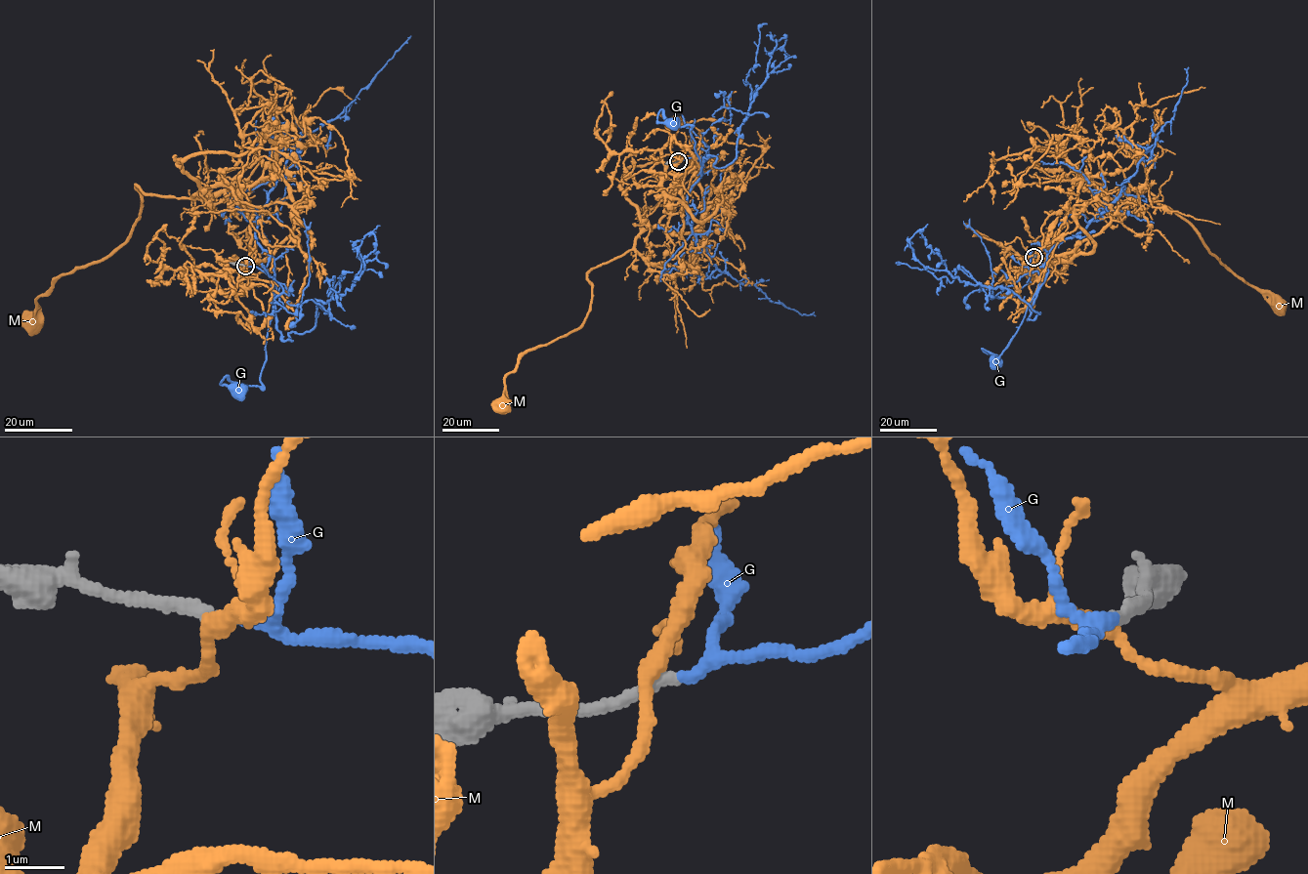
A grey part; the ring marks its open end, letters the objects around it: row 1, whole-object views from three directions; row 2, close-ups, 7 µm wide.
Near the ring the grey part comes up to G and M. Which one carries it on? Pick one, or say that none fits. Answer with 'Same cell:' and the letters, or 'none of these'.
Same cell: G

